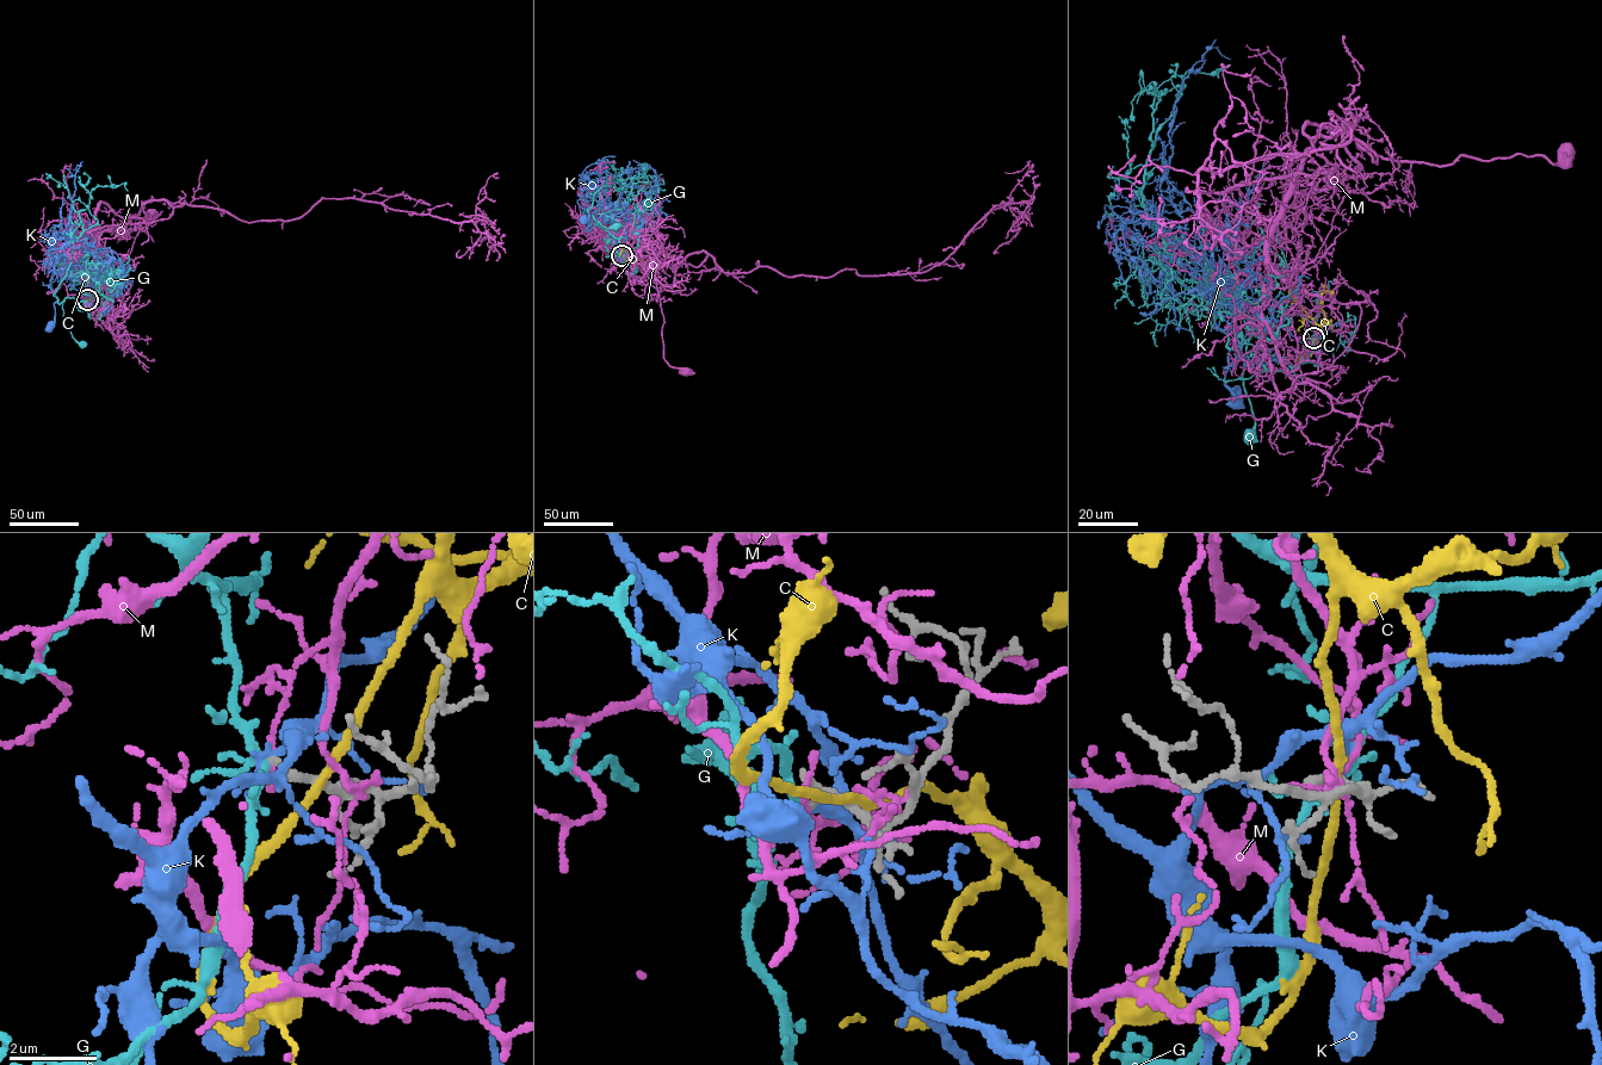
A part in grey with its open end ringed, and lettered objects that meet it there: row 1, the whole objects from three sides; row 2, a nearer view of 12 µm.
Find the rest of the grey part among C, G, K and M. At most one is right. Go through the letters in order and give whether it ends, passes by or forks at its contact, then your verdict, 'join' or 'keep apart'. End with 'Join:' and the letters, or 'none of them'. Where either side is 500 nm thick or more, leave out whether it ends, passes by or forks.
C: it passes by; keep apart
G: it forks there; keep apart
K: it passes by; keep apart
M: it ends there; keep apart
Join: none of them

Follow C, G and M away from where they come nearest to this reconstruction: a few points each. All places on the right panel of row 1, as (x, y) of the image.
C: (1316, 339), (1315, 327), (1325, 320), (1322, 293), (1334, 292)
G: (1317, 336), (1322, 326), (1297, 313), (1279, 328), (1275, 342), (1251, 334), (1239, 378), (1255, 421), (1250, 435)
M: (1316, 338), (1309, 317), (1268, 299), (1268, 241), (1322, 128), (1432, 165), (1568, 154)

